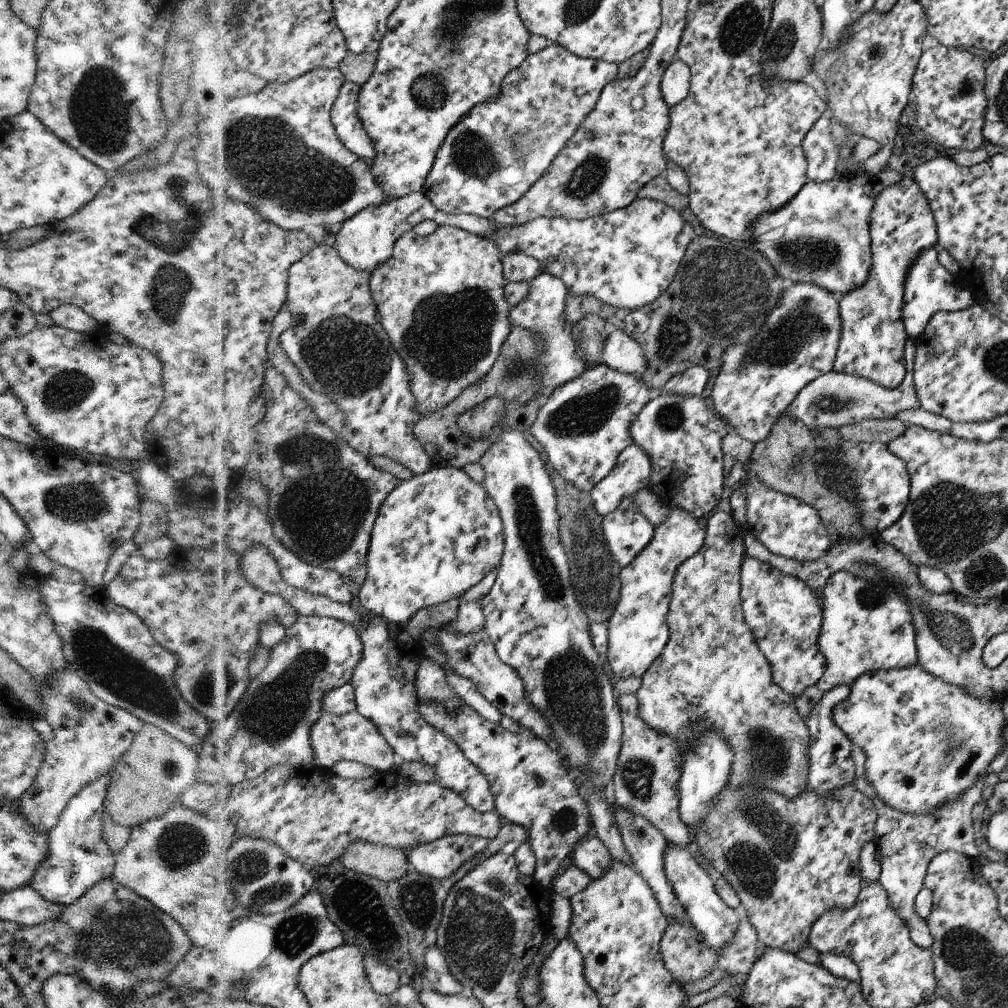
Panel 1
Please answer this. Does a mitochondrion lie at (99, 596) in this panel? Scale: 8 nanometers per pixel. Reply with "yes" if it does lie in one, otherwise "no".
no

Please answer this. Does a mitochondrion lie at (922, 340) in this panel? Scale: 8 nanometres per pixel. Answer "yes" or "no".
no

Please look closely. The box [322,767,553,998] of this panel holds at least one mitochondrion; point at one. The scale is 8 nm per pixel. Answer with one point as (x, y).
(481, 938)

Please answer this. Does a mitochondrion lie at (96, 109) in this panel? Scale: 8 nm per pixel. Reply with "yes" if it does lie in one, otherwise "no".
yes

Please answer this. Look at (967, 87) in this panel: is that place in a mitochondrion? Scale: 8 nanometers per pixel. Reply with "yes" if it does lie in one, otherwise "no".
yes

